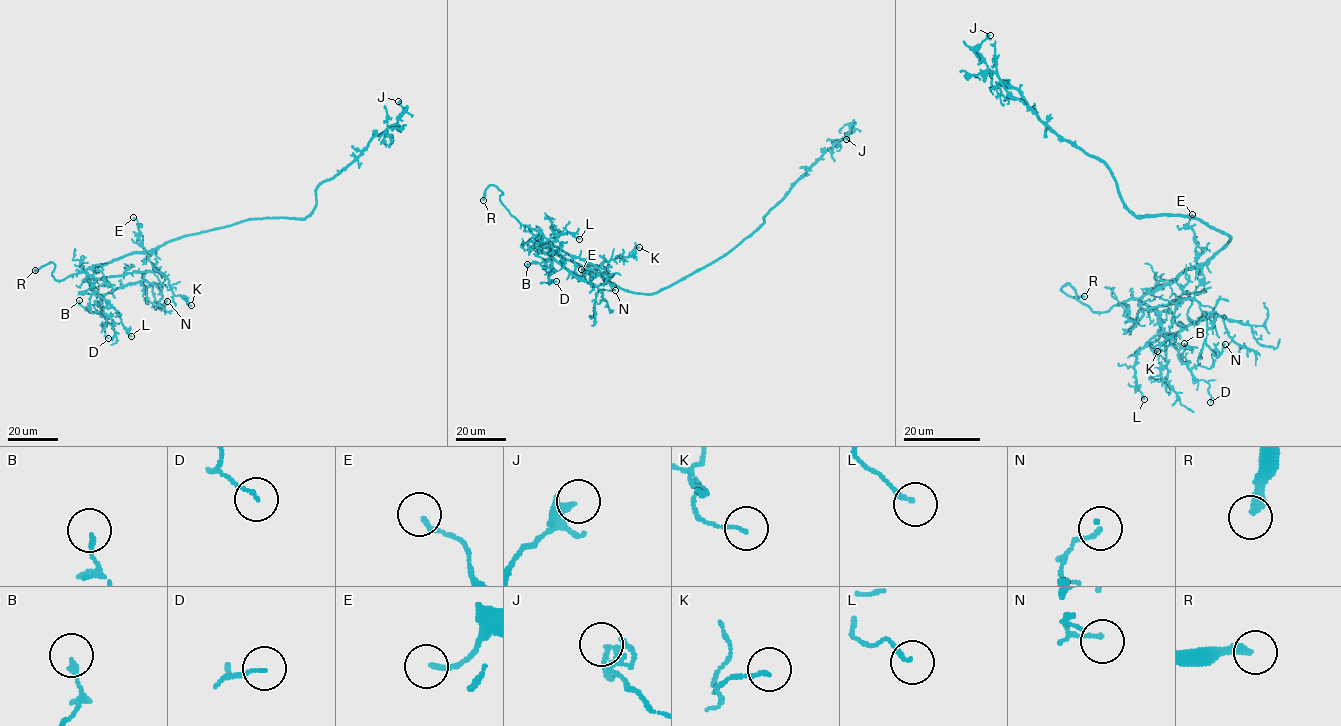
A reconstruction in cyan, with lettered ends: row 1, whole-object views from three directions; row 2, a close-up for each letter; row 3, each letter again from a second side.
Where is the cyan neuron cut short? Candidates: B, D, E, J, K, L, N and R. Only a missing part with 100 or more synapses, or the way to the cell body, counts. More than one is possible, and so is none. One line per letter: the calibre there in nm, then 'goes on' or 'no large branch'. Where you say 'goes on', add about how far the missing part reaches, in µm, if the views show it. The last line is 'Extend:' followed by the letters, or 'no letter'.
B: calibre 150 nm; no large branch
D: calibre 90 nm; no large branch
E: calibre 150 nm; no large branch
J: calibre 110 nm; no large branch
K: calibre 100 nm; no large branch
L: calibre 150 nm; no large branch
N: calibre 130 nm; no large branch
R: calibre 320 nm; goes on; missing 25 µm
Extend: R

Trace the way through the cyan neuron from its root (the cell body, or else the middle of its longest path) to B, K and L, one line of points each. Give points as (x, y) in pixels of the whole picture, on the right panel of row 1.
B: (1225, 234), (1229, 239), (1212, 258), (1141, 298), (1188, 363), (1184, 343)
K: (1225, 234), (1229, 239), (1212, 258), (1141, 298), (1142, 308), (1190, 298), (1175, 307), (1172, 335), (1157, 351)
L: (1225, 234), (1229, 239), (1212, 258), (1141, 298), (1157, 313), (1161, 329), (1137, 354), (1136, 386), (1144, 399)

